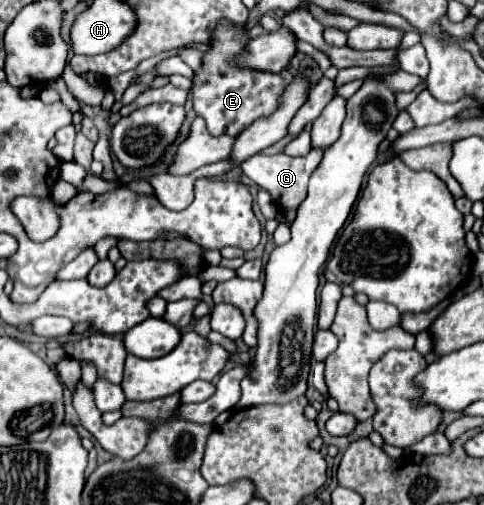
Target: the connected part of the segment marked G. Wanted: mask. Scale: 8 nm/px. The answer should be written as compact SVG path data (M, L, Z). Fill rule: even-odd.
M311 149L309 155L305 155L305 157L289 157L285 153L277 153L277 155L253 155L253 157L249 157L249 159L245 159L241 163L241 169L243 169L243 173L253 183L257 183L261 189L269 191L269 195L273 197L273 201L279 207L295 209L305 199L309 177L311 177L313 169L317 169L317 165L321 163L321 157L323 157L323 153L319 149Z

